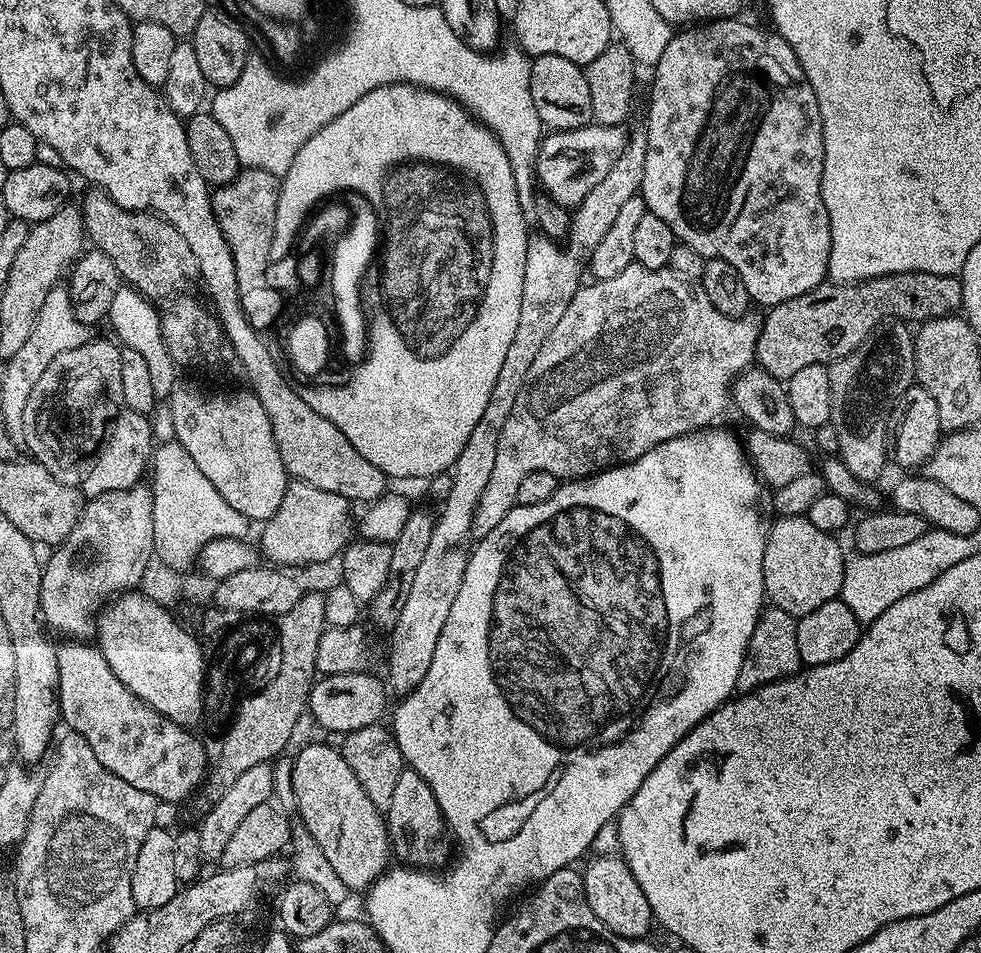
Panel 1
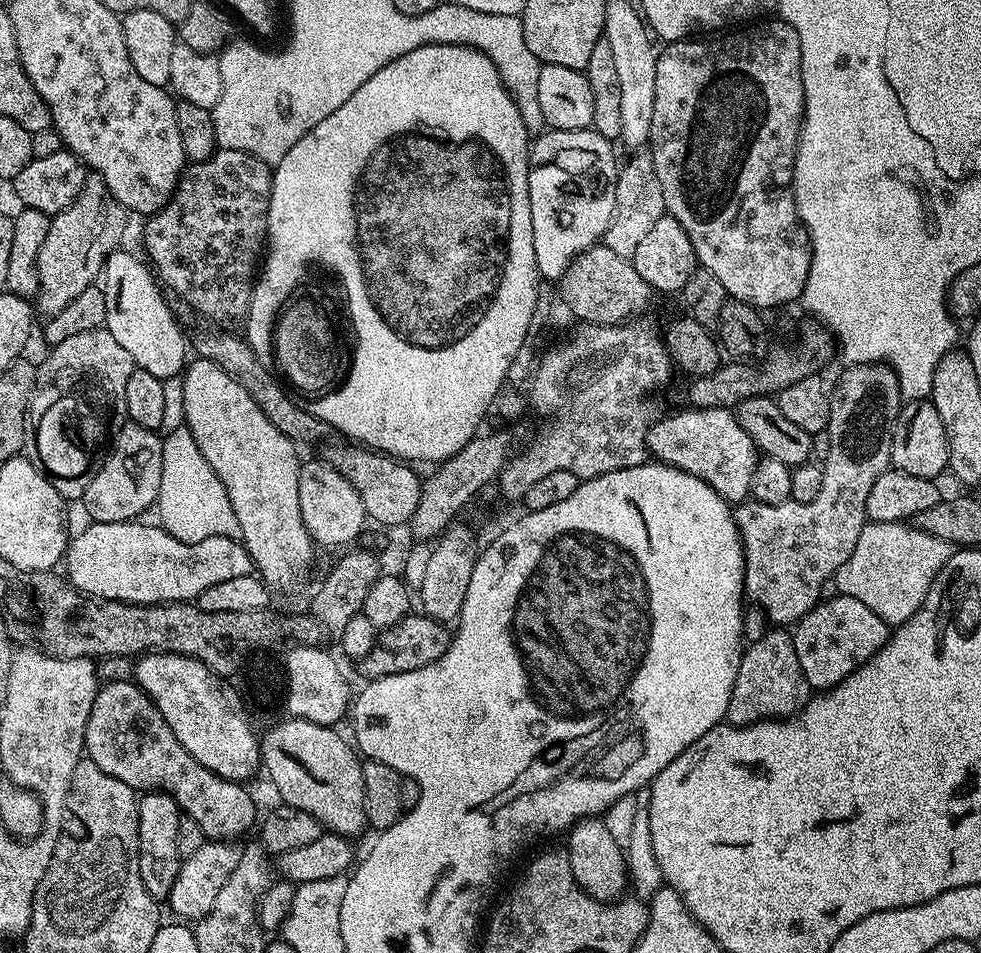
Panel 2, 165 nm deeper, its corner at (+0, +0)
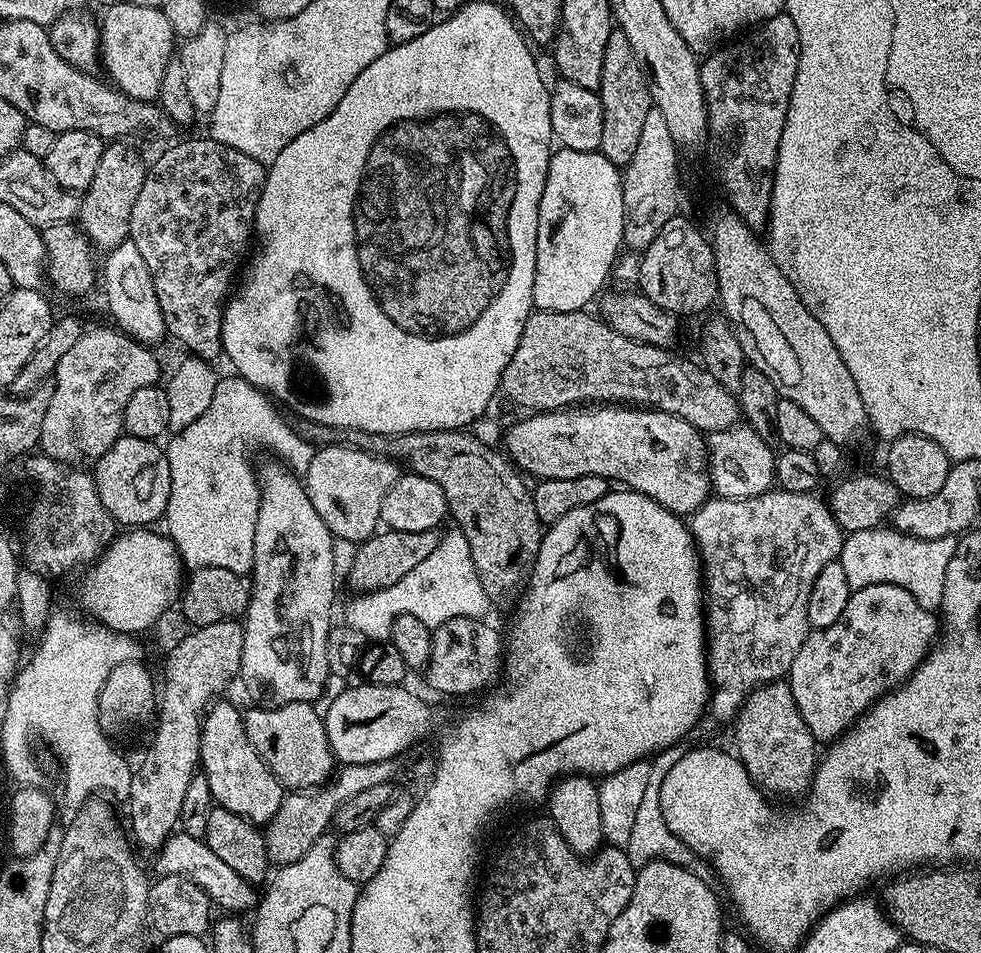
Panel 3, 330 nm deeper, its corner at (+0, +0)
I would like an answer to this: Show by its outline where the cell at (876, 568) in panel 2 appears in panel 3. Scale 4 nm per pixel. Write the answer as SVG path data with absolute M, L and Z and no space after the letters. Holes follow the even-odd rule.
M881 526L870 530L858 530L847 533L844 537L844 545L840 551L838 561L842 564L847 581L852 590L874 586L875 584L889 584L890 586L902 586L902 590L910 590L914 598L918 598L918 606L929 610L940 607L942 598L942 586L946 586L946 566L950 566L950 558L954 558L957 537L946 538L914 538L904 532L898 532L891 526Z

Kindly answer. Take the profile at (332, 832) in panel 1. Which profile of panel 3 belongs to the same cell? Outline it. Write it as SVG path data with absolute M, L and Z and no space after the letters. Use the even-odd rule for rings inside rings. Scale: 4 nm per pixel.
M290 702L272 708L252 708L243 713L246 738L258 750L266 766L288 790L316 788L332 779L338 761L326 738L324 721L311 703Z

